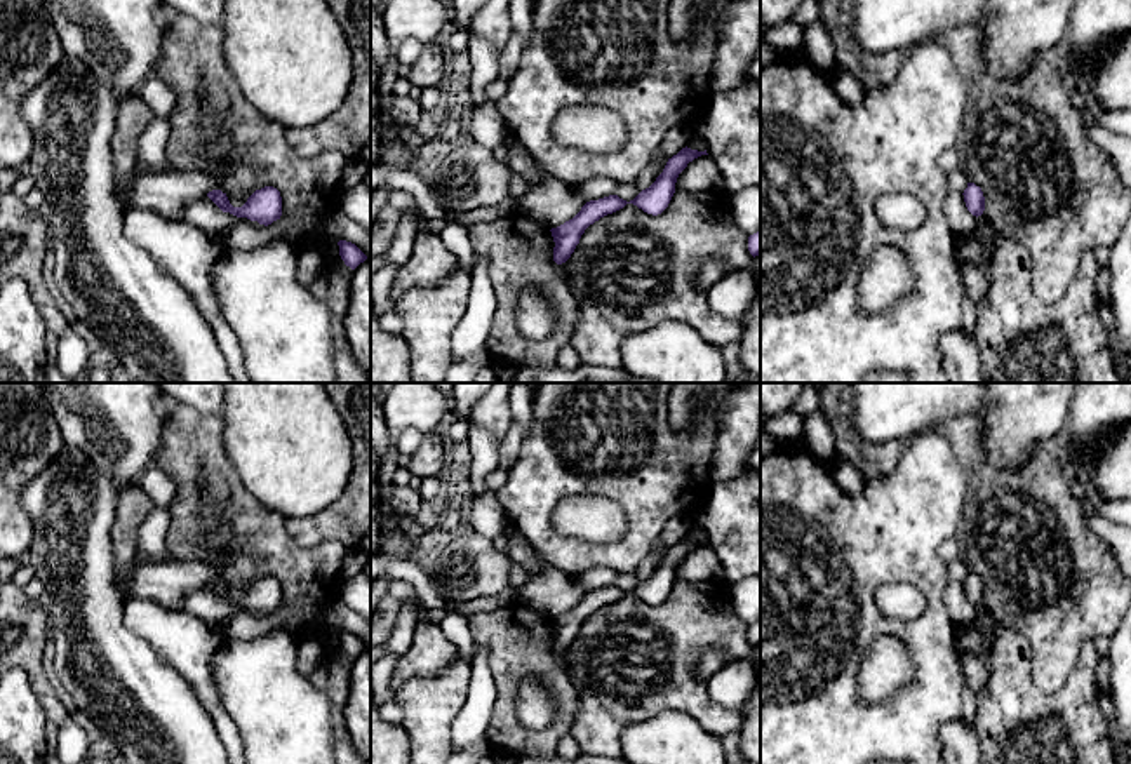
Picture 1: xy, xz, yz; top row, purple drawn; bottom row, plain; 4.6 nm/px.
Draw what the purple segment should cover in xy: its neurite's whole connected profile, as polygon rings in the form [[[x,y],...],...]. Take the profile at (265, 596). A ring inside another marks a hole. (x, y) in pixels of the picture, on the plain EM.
[[[273,576],[256,580],[242,597],[233,597],[221,580],[212,580],[207,586],[223,600],[237,607],[247,607],[259,614],[271,614],[282,606],[282,586]]]

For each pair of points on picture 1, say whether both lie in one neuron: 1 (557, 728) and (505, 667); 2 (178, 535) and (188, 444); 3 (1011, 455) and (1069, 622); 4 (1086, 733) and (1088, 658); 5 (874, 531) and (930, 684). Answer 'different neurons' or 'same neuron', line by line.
1: same neuron
2: same neuron
3: different neurons
4: same neuron
5: same neuron

